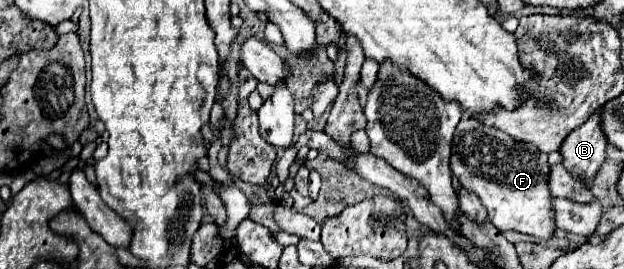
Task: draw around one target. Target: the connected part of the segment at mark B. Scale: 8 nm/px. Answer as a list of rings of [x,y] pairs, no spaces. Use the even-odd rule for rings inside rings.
[[[595,112],[585,124],[575,128],[561,144],[563,166],[583,184],[589,184],[605,162],[607,140],[601,132],[601,120]]]

